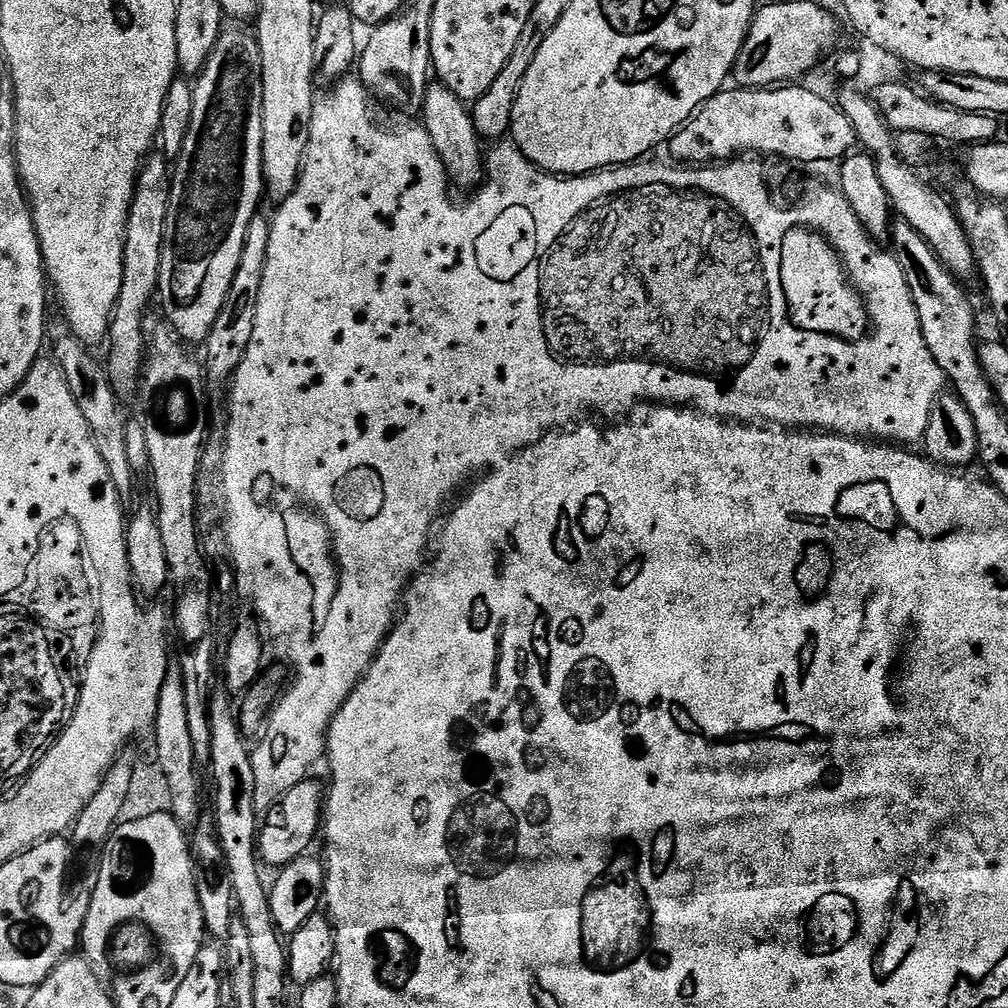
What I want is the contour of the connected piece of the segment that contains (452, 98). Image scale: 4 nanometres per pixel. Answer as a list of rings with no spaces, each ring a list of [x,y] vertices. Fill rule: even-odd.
[[[431,81],[428,85],[426,94],[422,97],[422,117],[424,129],[430,134],[431,145],[434,146],[435,152],[442,159],[444,169],[447,172],[449,183],[456,189],[472,192],[479,188],[486,175],[486,166],[484,163],[483,151],[480,152],[480,137],[476,133],[473,125],[471,111],[465,101],[458,98],[452,90],[440,81]]]

